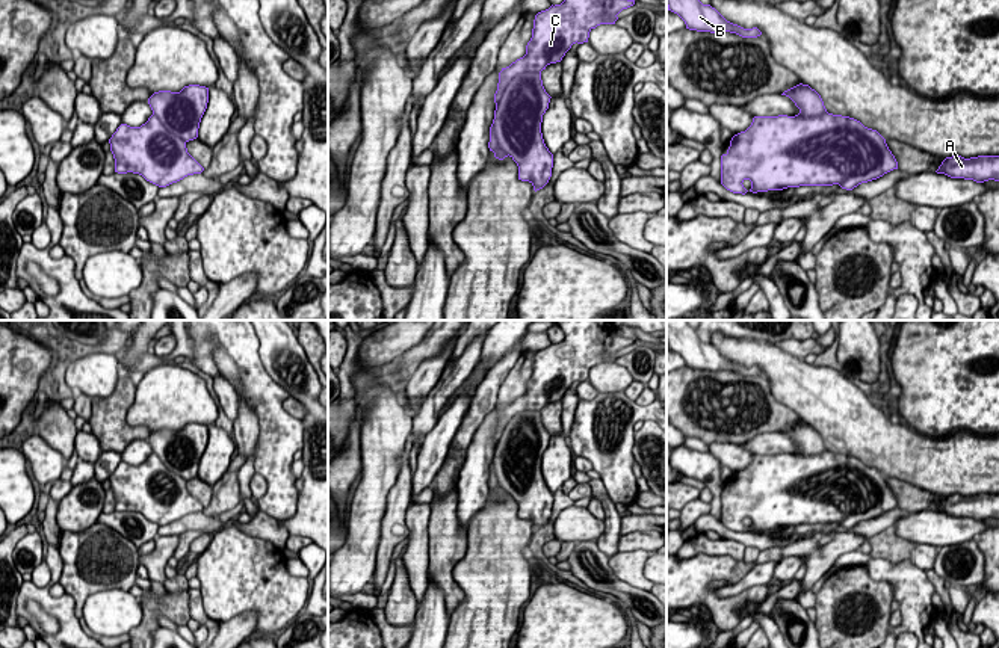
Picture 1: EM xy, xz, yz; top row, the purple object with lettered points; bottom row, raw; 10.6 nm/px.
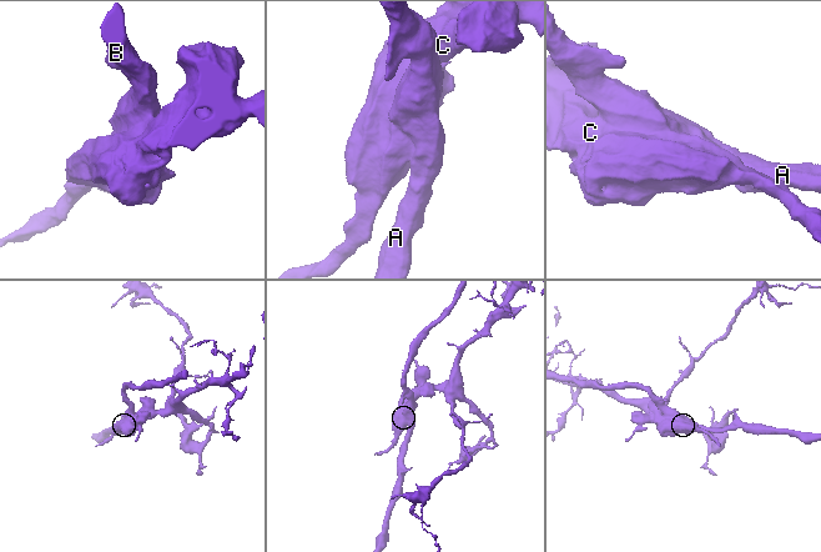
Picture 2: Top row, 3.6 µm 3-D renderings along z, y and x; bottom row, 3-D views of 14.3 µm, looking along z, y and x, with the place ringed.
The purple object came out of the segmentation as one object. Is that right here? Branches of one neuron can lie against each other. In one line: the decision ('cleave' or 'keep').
cleave

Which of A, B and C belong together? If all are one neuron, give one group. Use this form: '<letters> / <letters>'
A B / C

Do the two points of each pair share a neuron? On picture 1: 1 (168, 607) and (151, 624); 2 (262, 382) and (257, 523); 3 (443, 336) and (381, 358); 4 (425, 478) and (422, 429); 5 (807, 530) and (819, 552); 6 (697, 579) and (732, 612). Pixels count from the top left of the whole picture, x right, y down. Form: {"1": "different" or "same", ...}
{"1": "same", "2": "different", "3": "different", "4": "different", "5": "different", "6": "same"}

